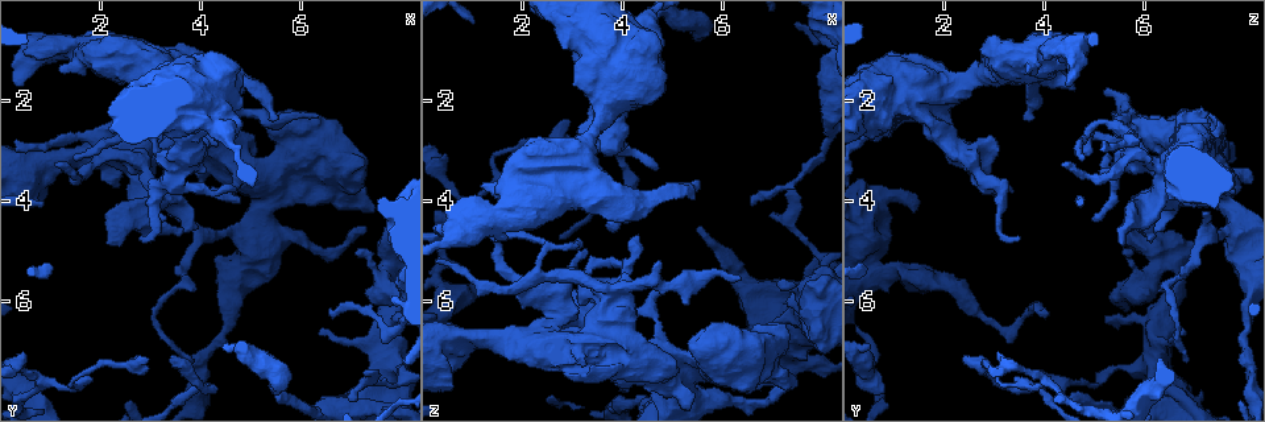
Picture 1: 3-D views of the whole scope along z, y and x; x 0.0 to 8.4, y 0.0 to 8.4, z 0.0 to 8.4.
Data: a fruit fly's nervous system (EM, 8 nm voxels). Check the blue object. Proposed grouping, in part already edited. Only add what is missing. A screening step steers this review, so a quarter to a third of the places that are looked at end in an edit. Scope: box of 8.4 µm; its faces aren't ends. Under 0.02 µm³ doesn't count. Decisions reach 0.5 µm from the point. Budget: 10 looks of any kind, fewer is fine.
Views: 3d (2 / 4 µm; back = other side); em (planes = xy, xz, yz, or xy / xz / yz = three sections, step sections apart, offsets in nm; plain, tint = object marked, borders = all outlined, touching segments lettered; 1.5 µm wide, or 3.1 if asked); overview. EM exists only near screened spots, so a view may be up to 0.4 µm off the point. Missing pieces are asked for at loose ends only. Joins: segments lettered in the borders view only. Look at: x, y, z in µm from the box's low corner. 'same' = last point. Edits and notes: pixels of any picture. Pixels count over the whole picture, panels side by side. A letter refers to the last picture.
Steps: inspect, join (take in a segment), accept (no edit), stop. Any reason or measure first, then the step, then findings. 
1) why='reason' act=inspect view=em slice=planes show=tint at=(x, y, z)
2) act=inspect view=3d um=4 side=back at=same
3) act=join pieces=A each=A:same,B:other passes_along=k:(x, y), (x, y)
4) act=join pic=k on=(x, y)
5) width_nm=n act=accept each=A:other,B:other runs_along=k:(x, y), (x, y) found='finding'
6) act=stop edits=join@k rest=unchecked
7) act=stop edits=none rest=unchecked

why='free end' act=inspect view=3d um=4 at=(5.45, 2.40, 3.60)

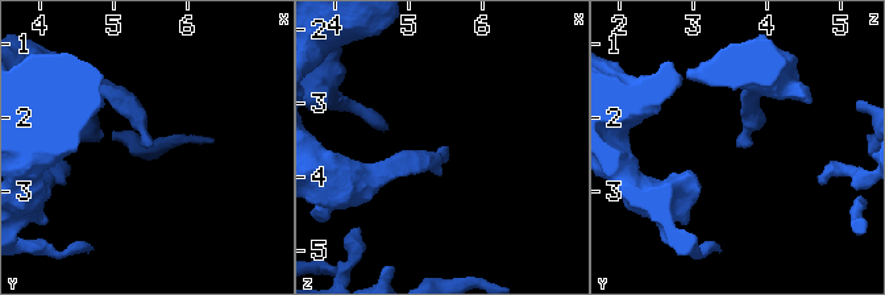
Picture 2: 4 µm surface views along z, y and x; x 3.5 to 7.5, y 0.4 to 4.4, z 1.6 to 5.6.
act=inspect view=em slice=xz step=4 show=borders at=(5.50, 2.35, 3.60)

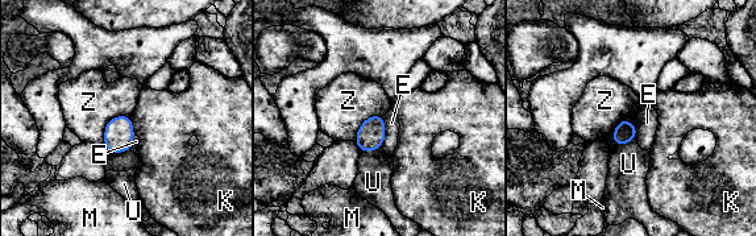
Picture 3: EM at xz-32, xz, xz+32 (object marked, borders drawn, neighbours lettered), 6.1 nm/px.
act=inspect view=em slice=planes show=borders at=same

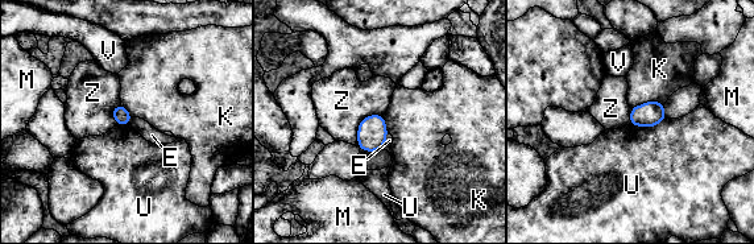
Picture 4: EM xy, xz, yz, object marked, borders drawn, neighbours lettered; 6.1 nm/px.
width_nm=100 act=accept each=E:other,K:other,M:other,U:other,V:other,Z:other border=4:(382, 114), (360, 122), (357, 145) found='none of them fits'

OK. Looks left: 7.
why='free end' act=inspect view=3d um=4 at=(7.05, 5.05, 5.65)

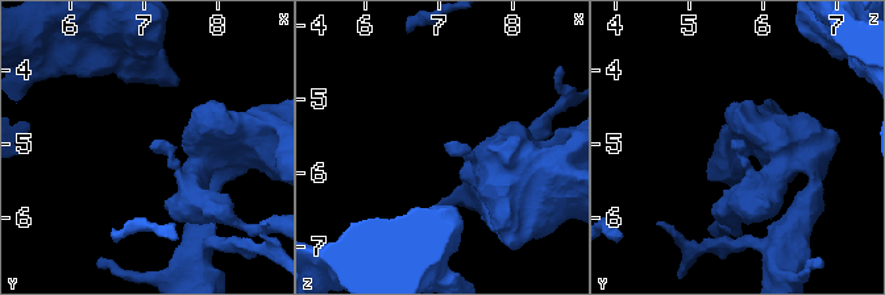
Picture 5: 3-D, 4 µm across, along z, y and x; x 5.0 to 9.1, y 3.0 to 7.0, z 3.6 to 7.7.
why='shape alone is not enough' act=inspect view=em slice=xz step=4 show=borders at=(7.10, 5.00, 5.60)

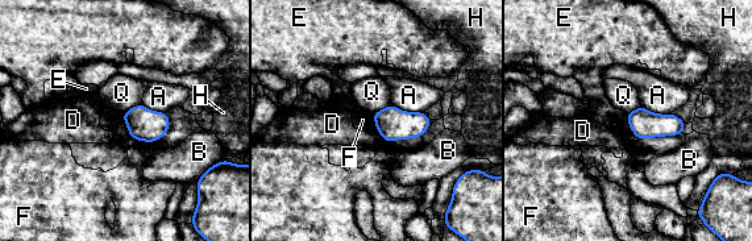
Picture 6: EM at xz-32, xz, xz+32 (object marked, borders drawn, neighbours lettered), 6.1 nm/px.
act=inspect view=em slice=yz step=8 show=borders at=same

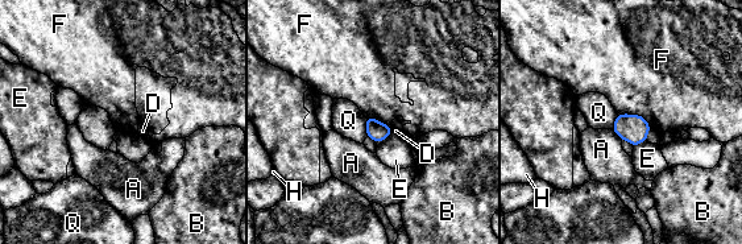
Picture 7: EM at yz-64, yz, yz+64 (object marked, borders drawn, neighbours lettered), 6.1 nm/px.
longest_contact=F:240nm act=accept each=A:other,B:other,D:other,E:other,F:other,H:other,Q:other found='none of them fits'

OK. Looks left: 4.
why='tapers out' act=inspect view=em slice=planes show=borders at=(1.45, 3.15, 4.80)

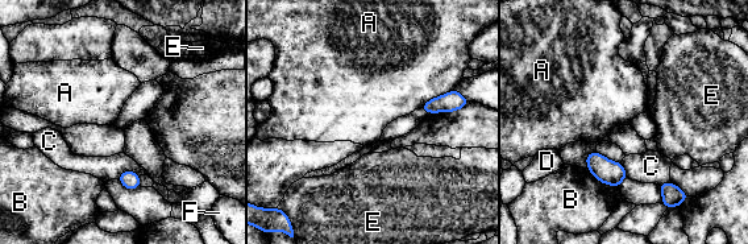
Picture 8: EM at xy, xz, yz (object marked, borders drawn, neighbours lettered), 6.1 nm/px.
longest_contact=A:240nm act=accept each=A:other,B:other,C:other,D:other,E:other,F:other found='none of them fits'

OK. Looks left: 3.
why='stops while still wide' act=inspect view=3d um=4 at=(5.50, 5.00, 7.70)

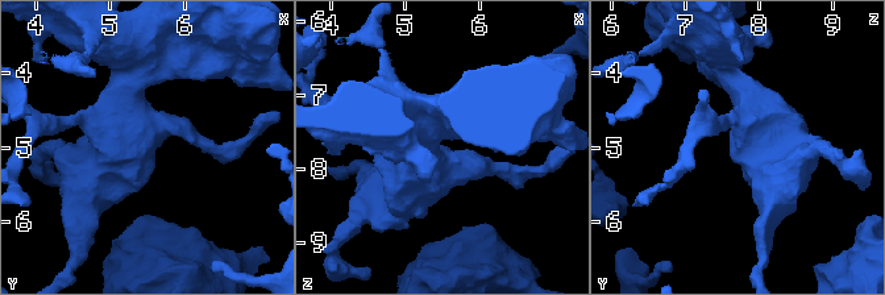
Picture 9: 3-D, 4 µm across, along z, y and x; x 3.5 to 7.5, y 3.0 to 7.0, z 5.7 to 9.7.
why='now the EM' act=inspect view=em um=3.1 slice=xz step=8 show=borders at=(5.55, 5.05, 7.70)

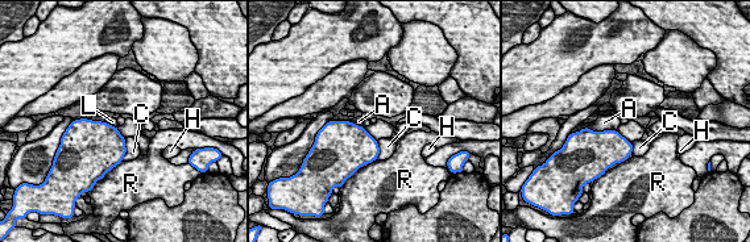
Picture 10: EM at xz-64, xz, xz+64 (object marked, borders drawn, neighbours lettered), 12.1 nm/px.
why='cut it another way' act=inspect view=em um=3.1 slice=xy step=16 show=borders at=same

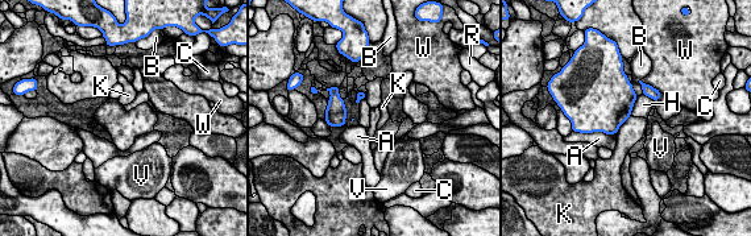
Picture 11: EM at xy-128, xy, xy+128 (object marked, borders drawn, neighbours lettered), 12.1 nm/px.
width_nm=320 act=accept each=A:other,B:other,C:other,H:other,K:other,R:other,V:other,W:other border=11:(630, 115), (615, 132) found='none of them fits'

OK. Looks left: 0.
act=stop edits=none rest=unchecked

